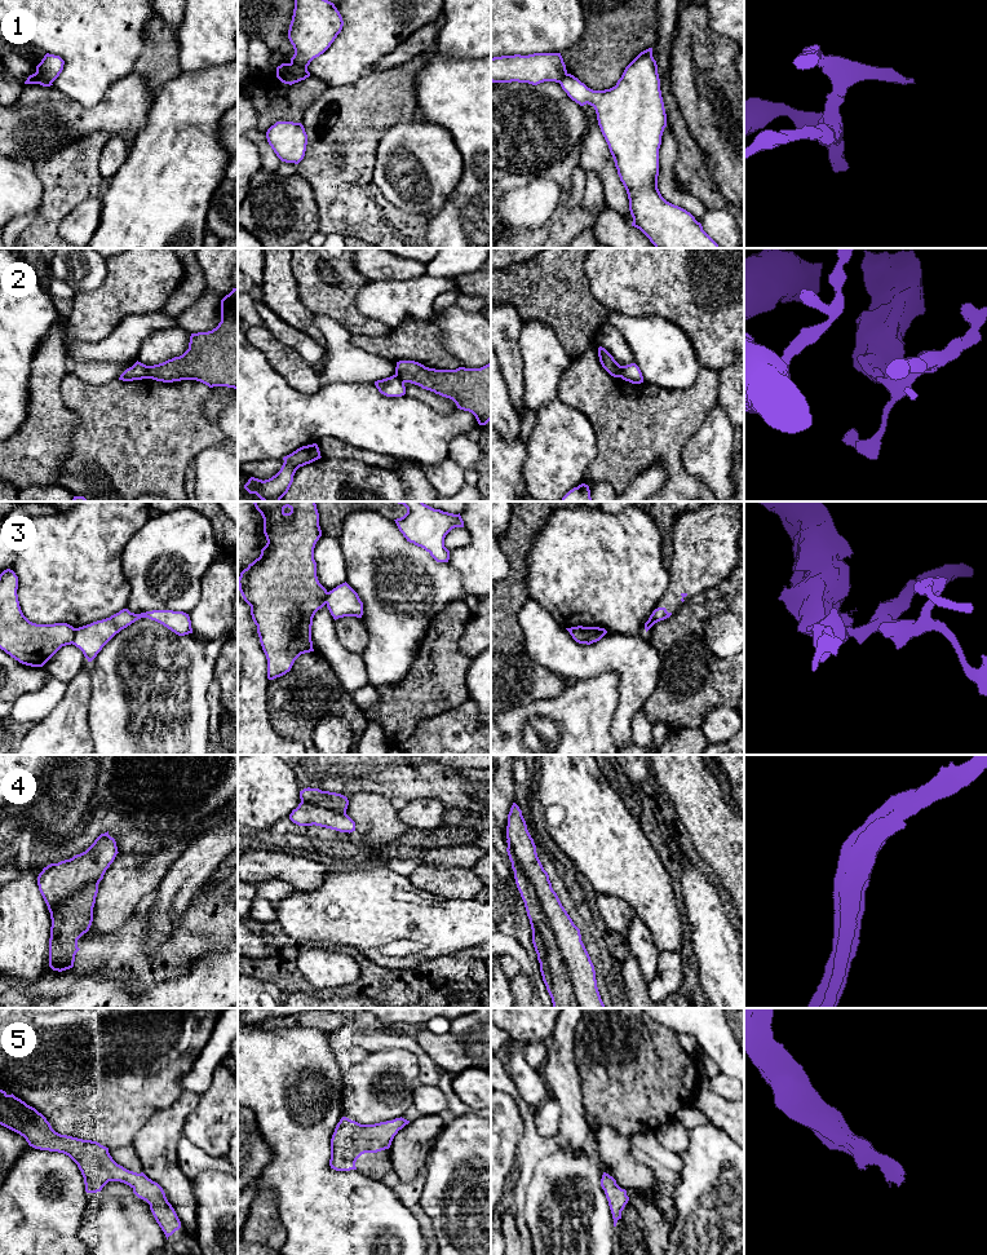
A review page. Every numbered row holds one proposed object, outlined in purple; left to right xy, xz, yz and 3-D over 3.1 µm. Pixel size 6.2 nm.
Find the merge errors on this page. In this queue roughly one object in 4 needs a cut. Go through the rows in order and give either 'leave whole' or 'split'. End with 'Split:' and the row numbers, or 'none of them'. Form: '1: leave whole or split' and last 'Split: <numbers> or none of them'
1: split
2: split
3: split
4: split
5: leave whole
Split: 1, 2, 3, 4

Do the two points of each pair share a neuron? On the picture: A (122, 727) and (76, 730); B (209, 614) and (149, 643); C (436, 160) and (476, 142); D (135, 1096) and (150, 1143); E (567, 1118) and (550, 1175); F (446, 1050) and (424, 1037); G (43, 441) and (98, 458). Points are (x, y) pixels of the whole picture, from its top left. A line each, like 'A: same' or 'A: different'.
A: different
B: different
C: different
D: different
E: different
F: same
G: different

